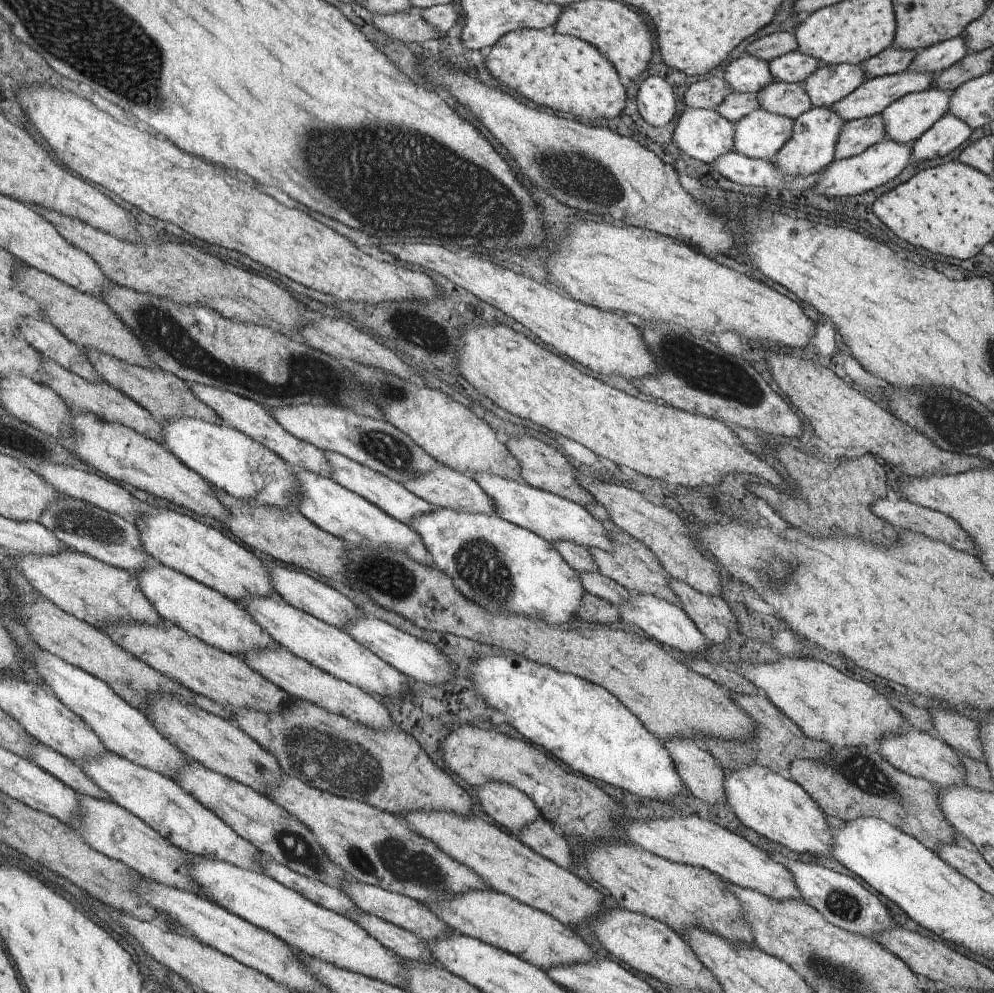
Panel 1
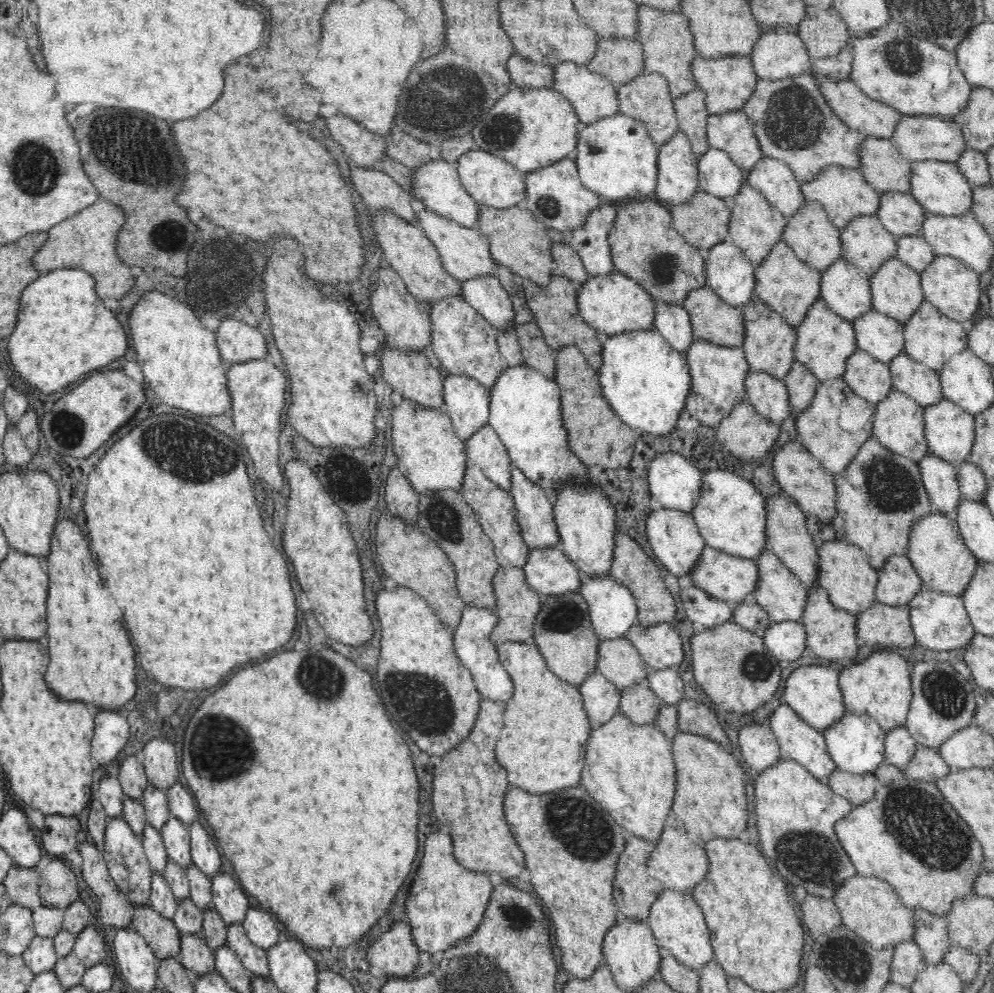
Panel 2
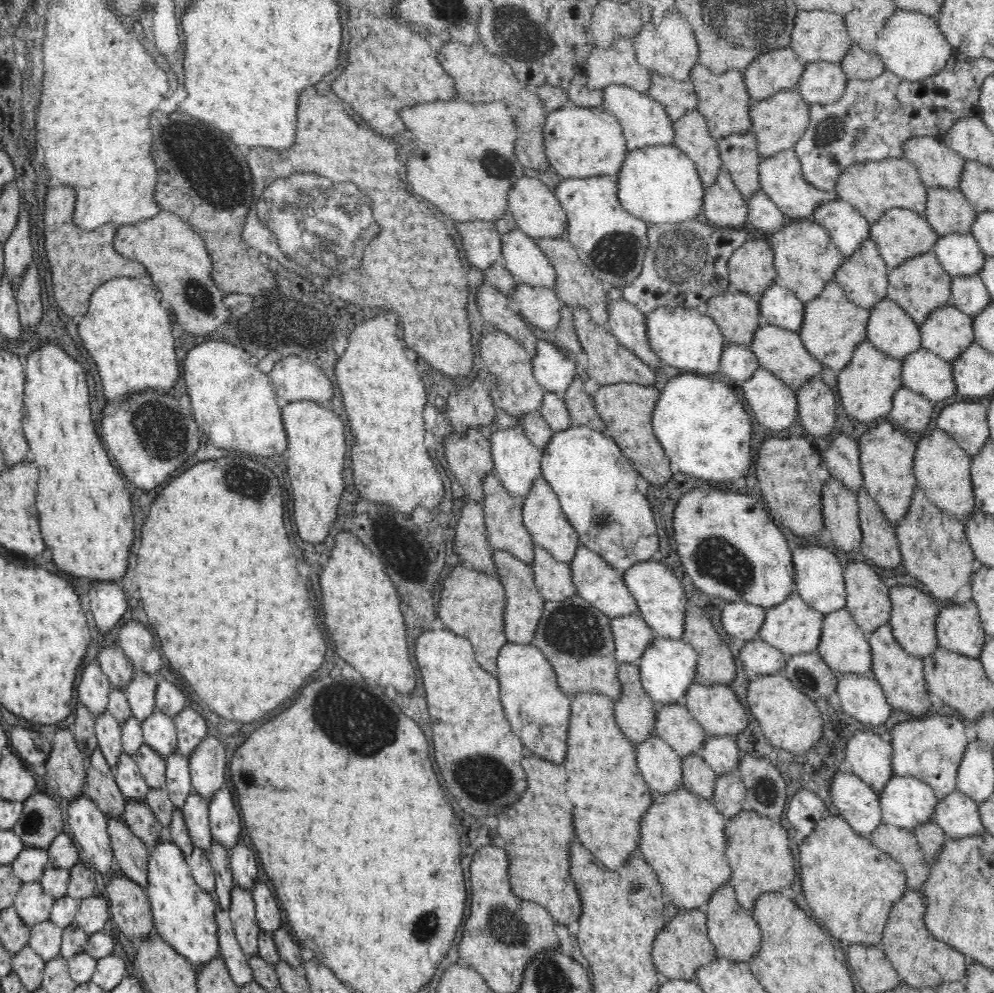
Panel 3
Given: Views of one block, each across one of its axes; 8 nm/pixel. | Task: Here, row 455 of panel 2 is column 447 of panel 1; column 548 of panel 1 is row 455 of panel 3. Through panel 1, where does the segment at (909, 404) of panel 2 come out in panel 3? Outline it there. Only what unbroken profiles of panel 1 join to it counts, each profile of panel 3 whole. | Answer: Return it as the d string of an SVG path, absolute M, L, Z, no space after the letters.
M942 430L928 431L915 439L917 447L913 467L918 488L925 492L932 504L956 516L962 523L966 522L977 511L970 474L972 458Z

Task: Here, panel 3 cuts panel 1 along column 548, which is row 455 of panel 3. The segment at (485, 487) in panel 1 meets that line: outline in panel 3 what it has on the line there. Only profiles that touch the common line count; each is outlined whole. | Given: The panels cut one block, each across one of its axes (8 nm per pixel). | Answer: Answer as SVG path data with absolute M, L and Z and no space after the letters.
M522 426L510 428L510 430L498 430L498 432L494 432L491 441L494 473L512 496L524 500L534 481L543 476L541 471L543 452L531 443Z

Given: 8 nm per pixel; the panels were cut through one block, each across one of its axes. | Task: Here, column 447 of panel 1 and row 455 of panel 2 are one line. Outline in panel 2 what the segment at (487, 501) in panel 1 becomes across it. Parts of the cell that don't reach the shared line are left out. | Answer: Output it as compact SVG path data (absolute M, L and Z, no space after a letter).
M490 424L476 430L466 442L467 462L477 466L486 478L511 492L512 461L505 444Z

